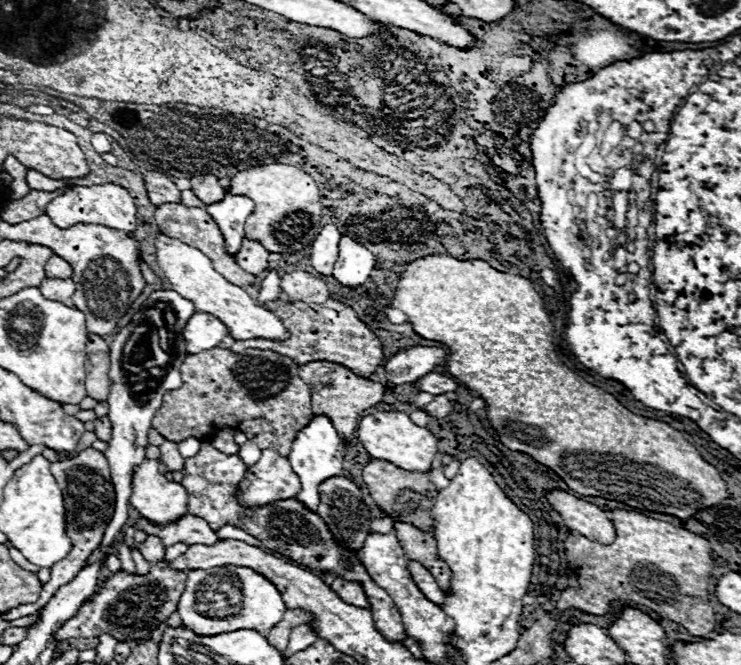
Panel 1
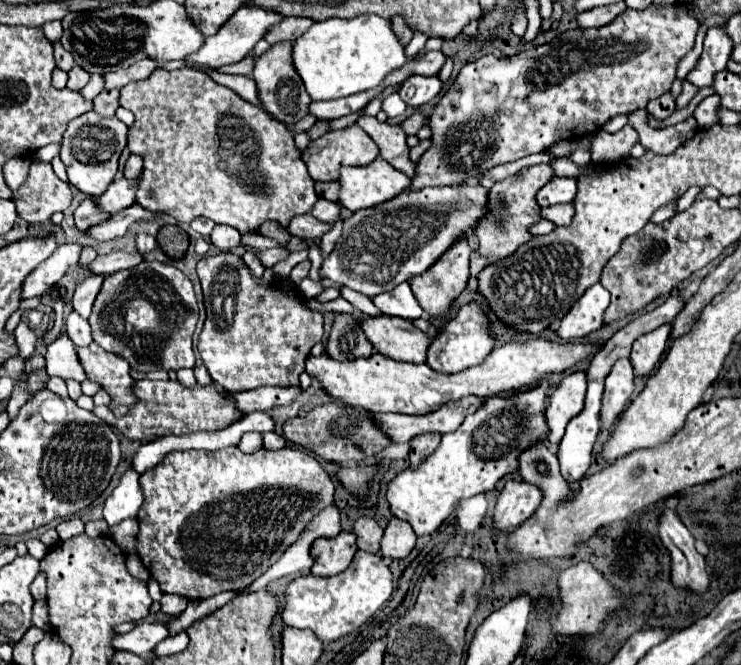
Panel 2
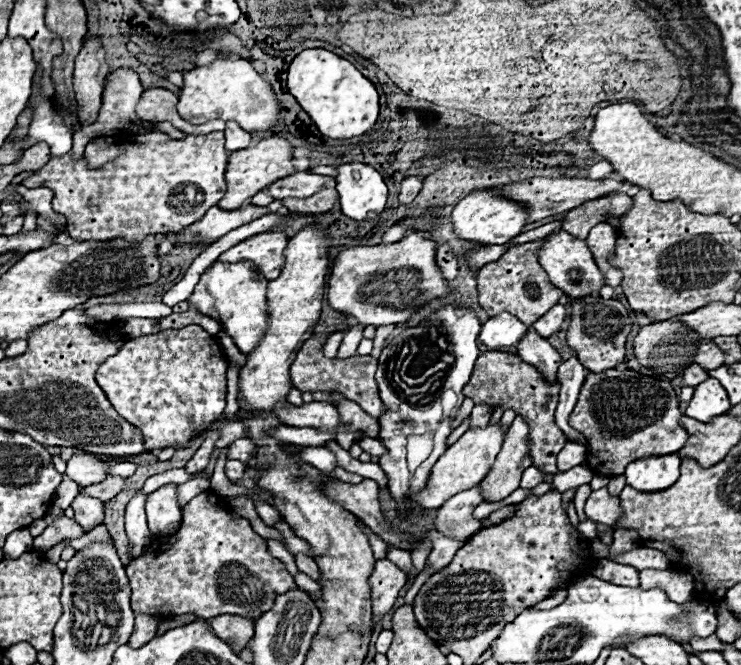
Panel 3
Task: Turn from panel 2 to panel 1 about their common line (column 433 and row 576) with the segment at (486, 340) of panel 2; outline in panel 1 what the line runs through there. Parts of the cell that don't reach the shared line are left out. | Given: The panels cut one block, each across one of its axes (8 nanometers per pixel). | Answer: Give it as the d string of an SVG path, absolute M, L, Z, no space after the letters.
M202 442L200 452L192 458L186 458L184 468L182 468L182 474L184 474L182 486L188 492L190 514L202 516L210 524L210 528L214 528L214 530L218 530L222 526L242 528L244 532L262 540L262 544L266 548L270 548L282 556L288 556L294 562L308 566L312 570L336 572L338 576L342 576L346 580L360 582L366 596L368 596L370 612L372 612L372 620L374 620L376 630L382 636L386 636L388 642L404 644L406 630L404 630L402 616L400 616L396 604L390 600L390 596L382 588L378 588L370 580L366 568L360 564L360 558L334 542L334 538L330 536L330 530L326 528L326 524L320 516L316 516L308 508L302 508L302 504L298 504L298 500L294 500L294 498L274 500L262 508L244 508L238 502L236 492L238 492L238 486L240 486L246 470L248 470L248 466L242 462L242 458L238 454L228 456L228 454L222 454L220 450L216 450L212 444Z

